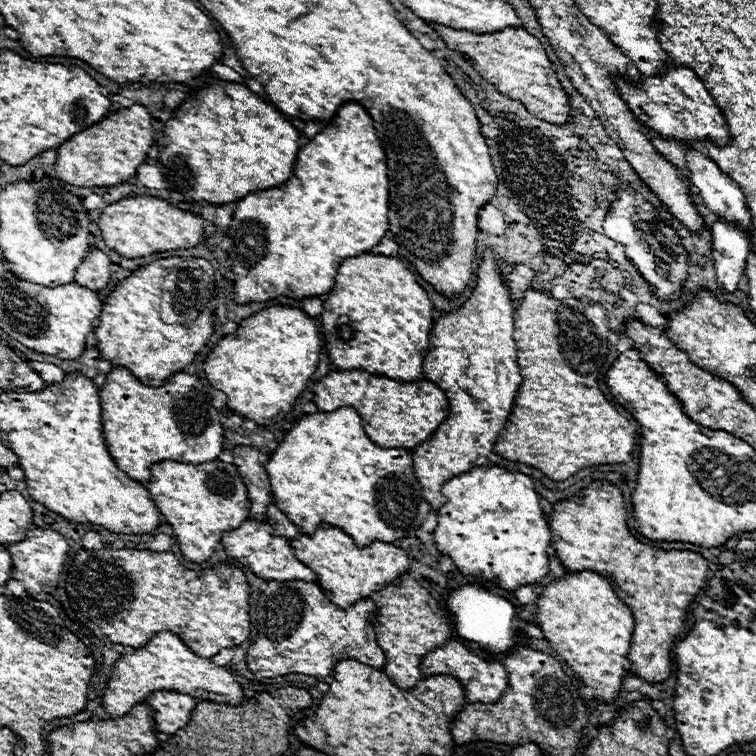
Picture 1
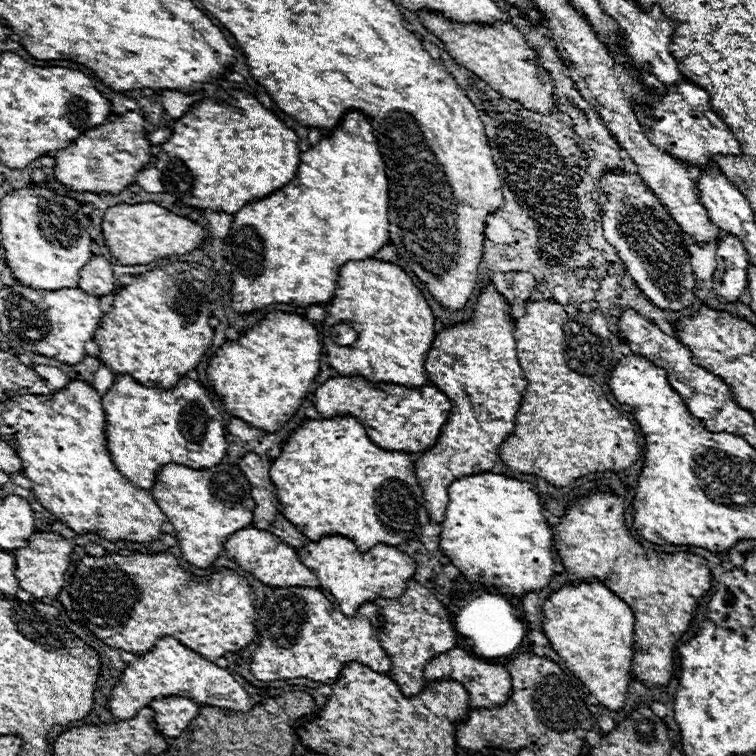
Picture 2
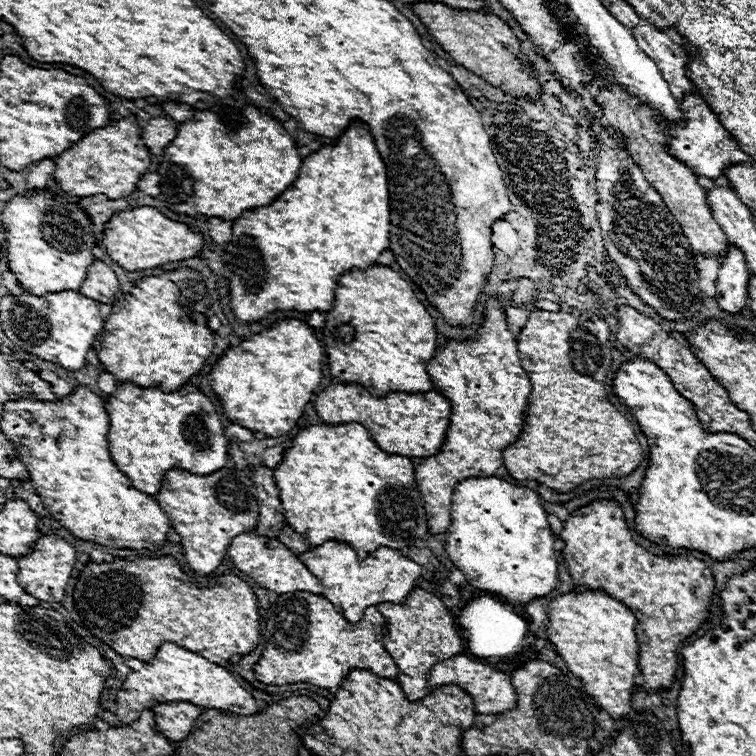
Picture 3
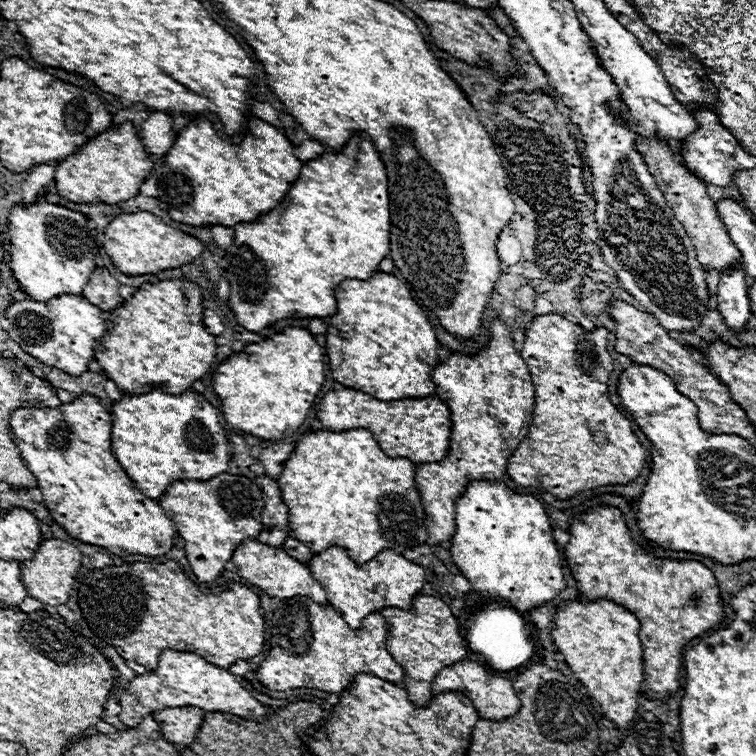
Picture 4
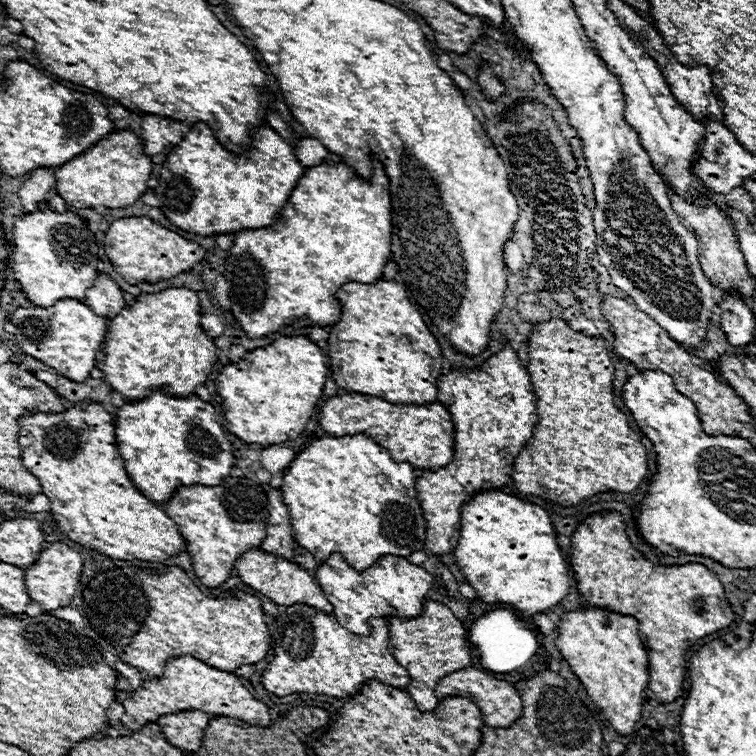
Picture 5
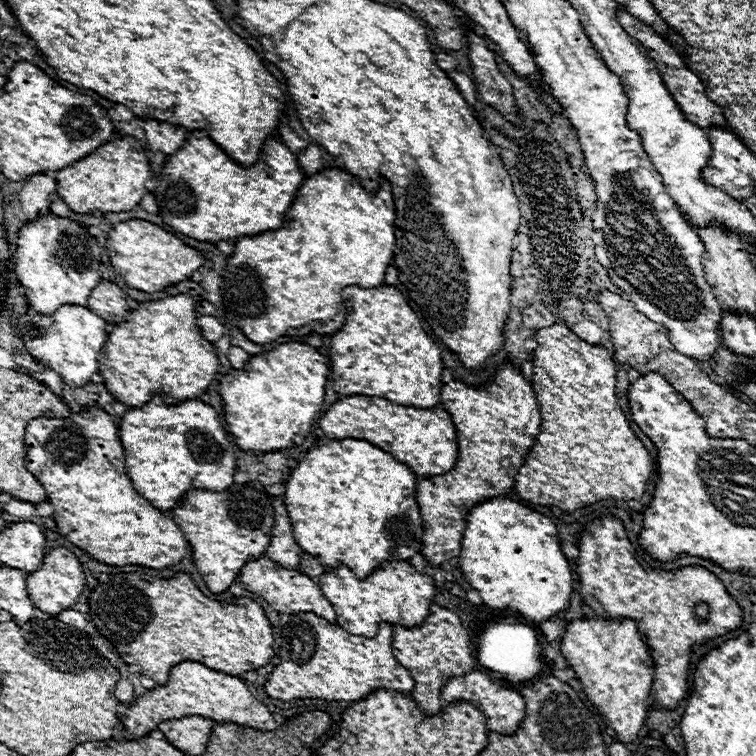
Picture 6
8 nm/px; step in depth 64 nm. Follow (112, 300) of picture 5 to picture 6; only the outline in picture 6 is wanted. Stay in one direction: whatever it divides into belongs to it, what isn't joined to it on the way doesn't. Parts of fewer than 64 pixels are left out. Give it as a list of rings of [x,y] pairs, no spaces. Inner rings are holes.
[[[104,278],[98,282],[98,286],[88,296],[88,308],[112,324],[124,320],[126,310],[130,310],[124,290]]]

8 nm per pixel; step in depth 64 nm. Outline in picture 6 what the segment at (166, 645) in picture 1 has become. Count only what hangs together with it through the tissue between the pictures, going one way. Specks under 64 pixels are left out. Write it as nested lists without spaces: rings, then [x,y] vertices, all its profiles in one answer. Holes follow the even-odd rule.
[[[184,660],[172,666],[168,674],[168,682],[164,686],[146,690],[146,694],[136,698],[132,706],[128,708],[128,712],[122,716],[122,724],[130,734],[146,736],[150,730],[154,730],[164,720],[192,716],[192,714],[198,714],[198,716],[204,716],[216,722],[236,722],[242,726],[264,730],[264,732],[278,728],[278,722],[274,720],[270,710],[248,692],[246,684],[238,676],[216,672],[192,660]]]

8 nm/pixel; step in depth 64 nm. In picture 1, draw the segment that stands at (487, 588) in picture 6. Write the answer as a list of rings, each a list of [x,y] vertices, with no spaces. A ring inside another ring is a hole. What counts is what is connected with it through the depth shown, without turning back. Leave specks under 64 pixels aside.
[[[478,466],[444,482],[442,496],[446,498],[446,504],[438,510],[438,528],[432,532],[434,544],[442,554],[452,558],[462,574],[482,576],[504,590],[514,590],[522,584],[534,584],[546,576],[550,526],[546,524],[534,484],[526,474],[500,466]]]

